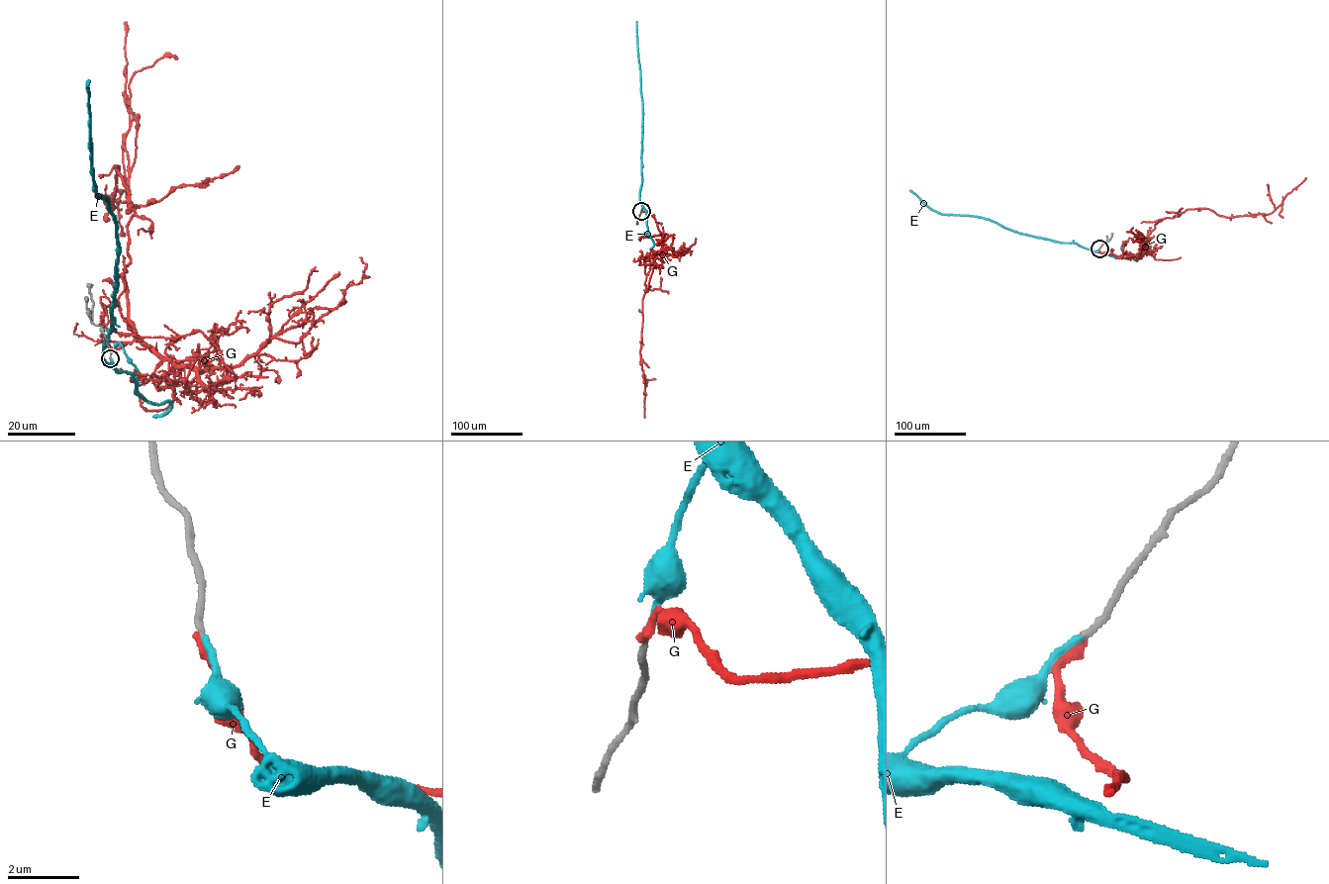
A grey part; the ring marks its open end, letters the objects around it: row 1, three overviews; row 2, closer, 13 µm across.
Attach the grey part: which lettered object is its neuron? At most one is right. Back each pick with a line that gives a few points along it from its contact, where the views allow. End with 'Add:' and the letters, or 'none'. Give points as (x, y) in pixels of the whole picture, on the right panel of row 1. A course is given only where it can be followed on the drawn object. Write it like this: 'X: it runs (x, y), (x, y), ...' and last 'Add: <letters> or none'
E: it runs (1099, 248), (1093, 251), (1075, 243), (1020, 234), (977, 216), (939, 214), (910, 190)
Add: E

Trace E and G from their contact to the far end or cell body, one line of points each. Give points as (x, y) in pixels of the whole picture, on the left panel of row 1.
E: (111, 357), (116, 369), (103, 358), (103, 350), (115, 330), (117, 233), (108, 202), (95, 191), (89, 79)
G: (110, 357), (193, 393), (226, 380), (159, 358), (129, 319), (119, 166), (105, 202), (129, 195), (125, 22)

